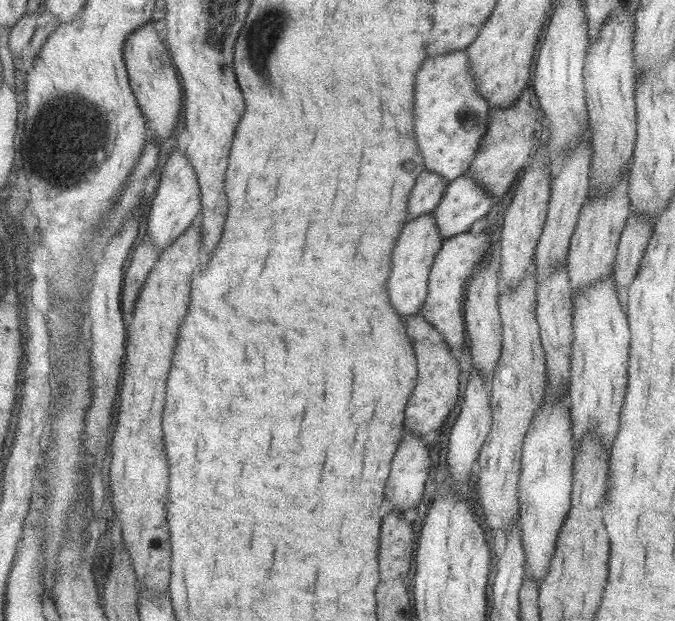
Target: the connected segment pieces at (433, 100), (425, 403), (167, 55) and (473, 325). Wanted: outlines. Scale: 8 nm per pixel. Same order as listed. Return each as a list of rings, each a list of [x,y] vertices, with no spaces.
[[[466,49],[429,58],[417,76],[417,144],[425,156],[425,169],[442,174],[449,182],[467,174],[488,129],[488,102],[479,94]]]
[[[423,314],[407,317],[409,322],[409,336],[413,338],[412,343],[418,356],[418,365],[420,373],[418,374],[418,383],[413,391],[412,398],[409,400],[406,416],[406,432],[425,436],[431,430],[439,430],[443,422],[449,418],[453,408],[459,402],[459,376],[461,368],[457,361],[457,352],[453,351],[449,343],[445,340],[440,330],[433,326],[432,322],[427,320]]]
[[[155,21],[135,29],[124,43],[124,57],[134,93],[148,118],[149,134],[153,142],[161,146],[161,142],[171,136],[171,130],[183,118],[179,115],[179,110],[183,108],[185,101],[184,84],[180,79],[178,67],[175,66],[168,44],[159,38],[159,31],[155,30]]]
[[[491,258],[481,264],[481,270],[473,275],[473,280],[469,281],[467,300],[464,304],[464,319],[469,335],[469,354],[472,368],[480,370],[484,380],[491,383],[497,361],[500,360],[501,348],[501,325],[499,314],[497,314],[497,270],[491,266]]]

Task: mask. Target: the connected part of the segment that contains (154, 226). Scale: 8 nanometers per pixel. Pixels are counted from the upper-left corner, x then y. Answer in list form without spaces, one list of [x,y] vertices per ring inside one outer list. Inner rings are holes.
[[[177,148],[170,154],[165,168],[161,170],[158,176],[158,180],[157,196],[150,206],[148,216],[147,235],[162,253],[165,249],[173,246],[181,234],[195,222],[195,218],[202,214],[202,194],[200,178],[193,168],[193,164],[189,162],[187,152],[183,154]]]

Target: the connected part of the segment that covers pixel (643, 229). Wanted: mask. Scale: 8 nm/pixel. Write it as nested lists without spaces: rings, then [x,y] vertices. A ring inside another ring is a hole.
[[[630,212],[618,240],[612,278],[614,278],[620,309],[625,313],[628,302],[627,291],[634,275],[639,271],[641,256],[646,249],[652,228],[650,220]]]

